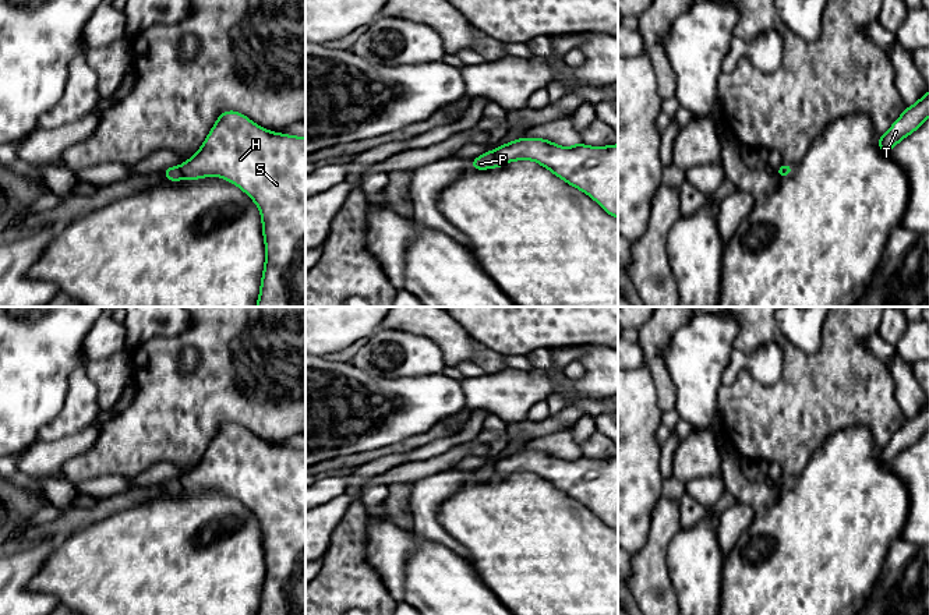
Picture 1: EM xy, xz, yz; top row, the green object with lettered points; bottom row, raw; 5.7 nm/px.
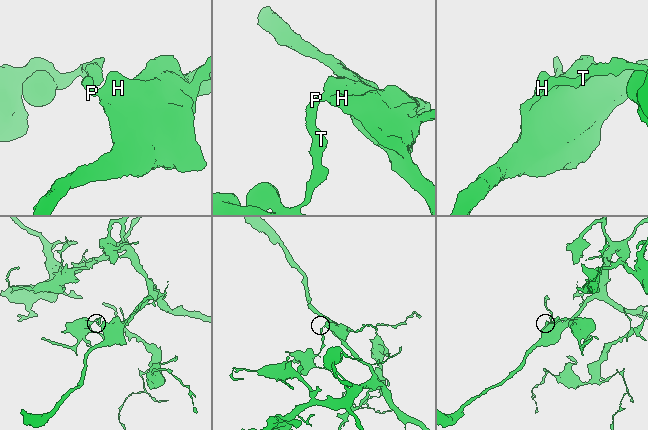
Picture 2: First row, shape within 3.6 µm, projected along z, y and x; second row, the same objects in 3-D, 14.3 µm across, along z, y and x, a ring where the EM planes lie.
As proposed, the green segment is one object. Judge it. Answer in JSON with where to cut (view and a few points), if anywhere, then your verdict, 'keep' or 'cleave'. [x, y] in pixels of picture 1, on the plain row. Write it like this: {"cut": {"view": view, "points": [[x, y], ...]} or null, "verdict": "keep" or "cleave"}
{"cut": {"view": "xz", "points": [[494, 465], [491, 479]]}, "verdict": "cleave"}

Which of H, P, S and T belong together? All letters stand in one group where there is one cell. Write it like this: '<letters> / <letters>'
H S / P T

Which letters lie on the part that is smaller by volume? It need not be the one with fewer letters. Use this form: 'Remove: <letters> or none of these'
Remove: P, T

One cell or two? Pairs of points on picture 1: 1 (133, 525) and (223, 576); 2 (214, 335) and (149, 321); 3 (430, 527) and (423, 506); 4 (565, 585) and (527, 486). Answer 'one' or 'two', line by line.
1: one
2: two
3: one
4: one

